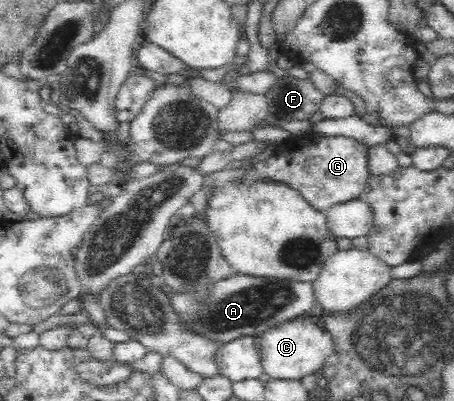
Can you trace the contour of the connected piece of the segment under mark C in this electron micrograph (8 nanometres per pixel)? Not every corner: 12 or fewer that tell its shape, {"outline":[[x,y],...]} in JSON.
{"outline":[[295,318],[258,339],[263,373],[318,374],[335,343],[325,326]]}

